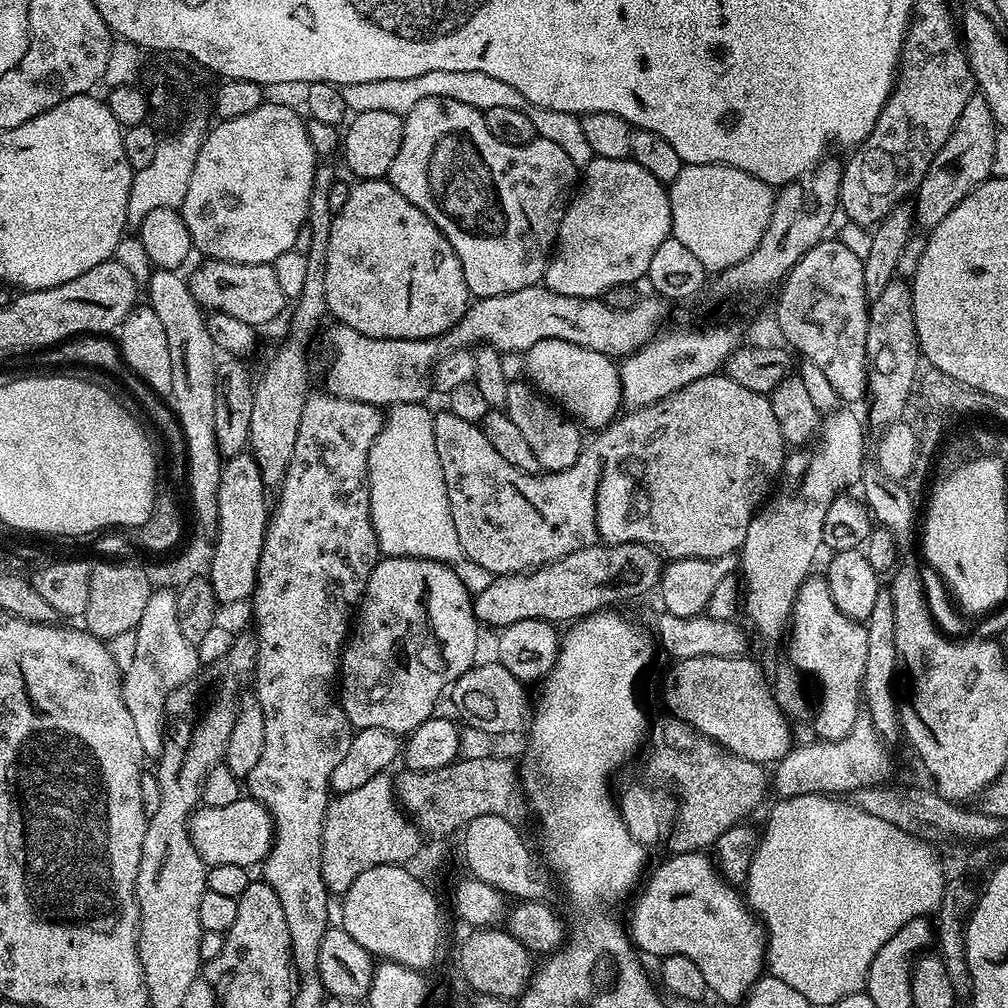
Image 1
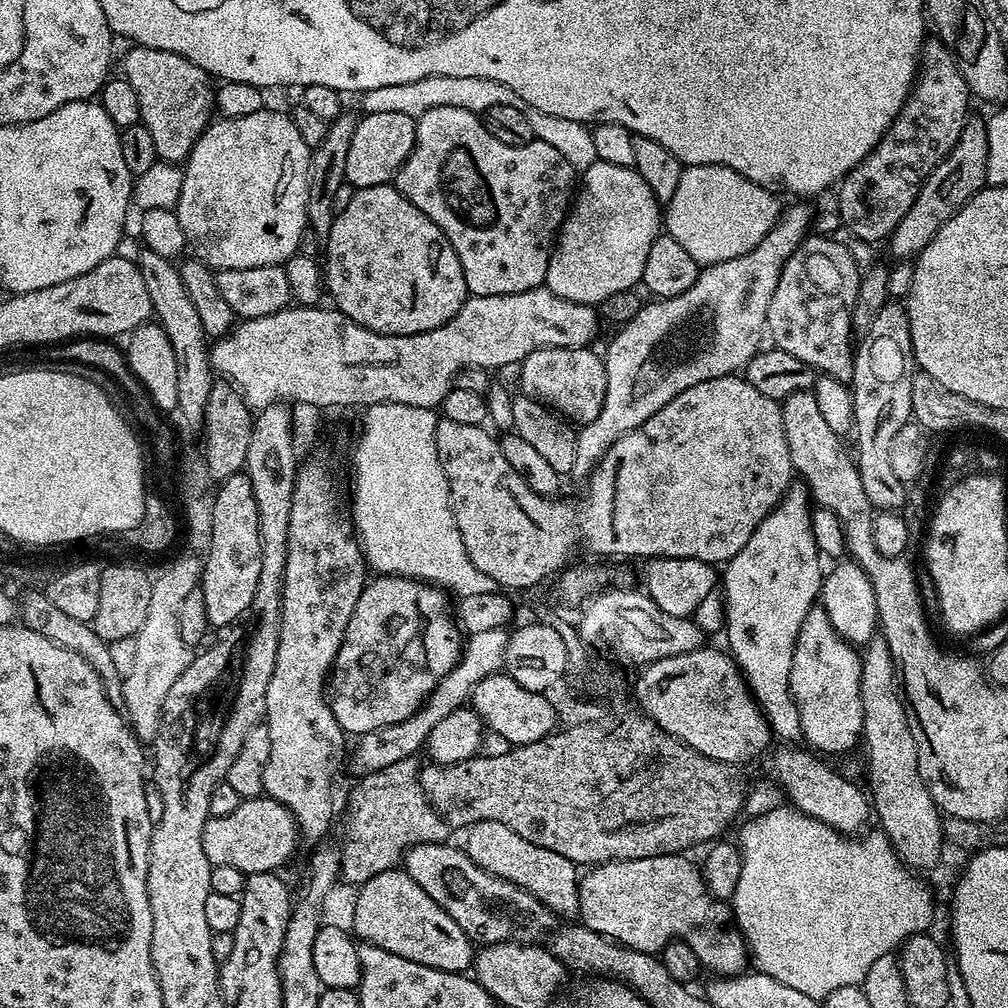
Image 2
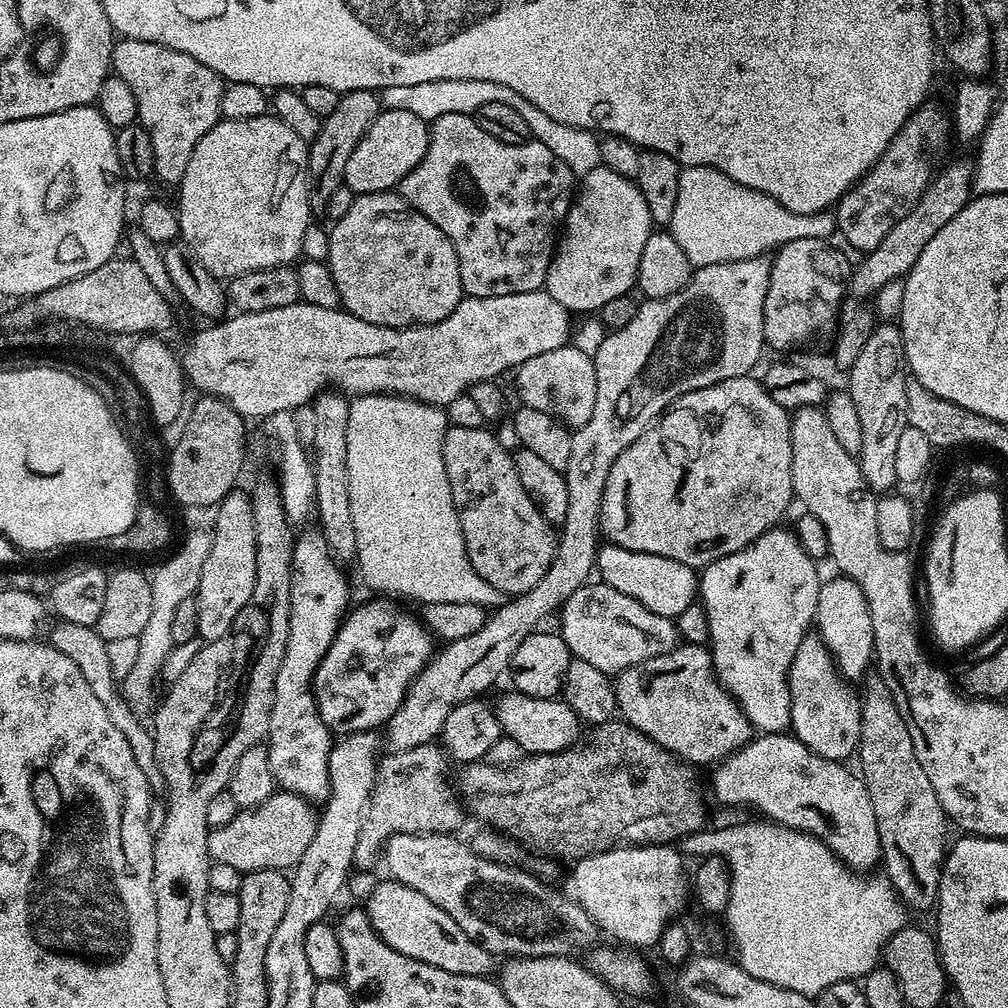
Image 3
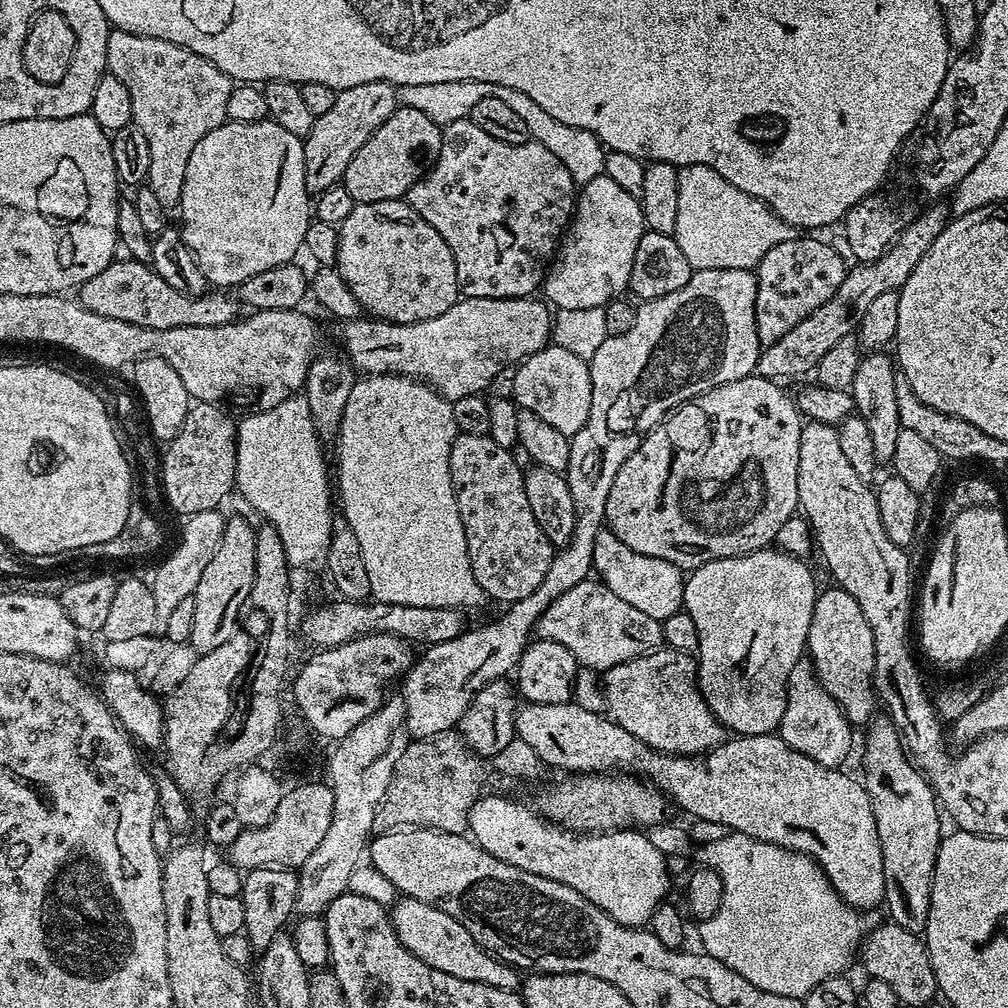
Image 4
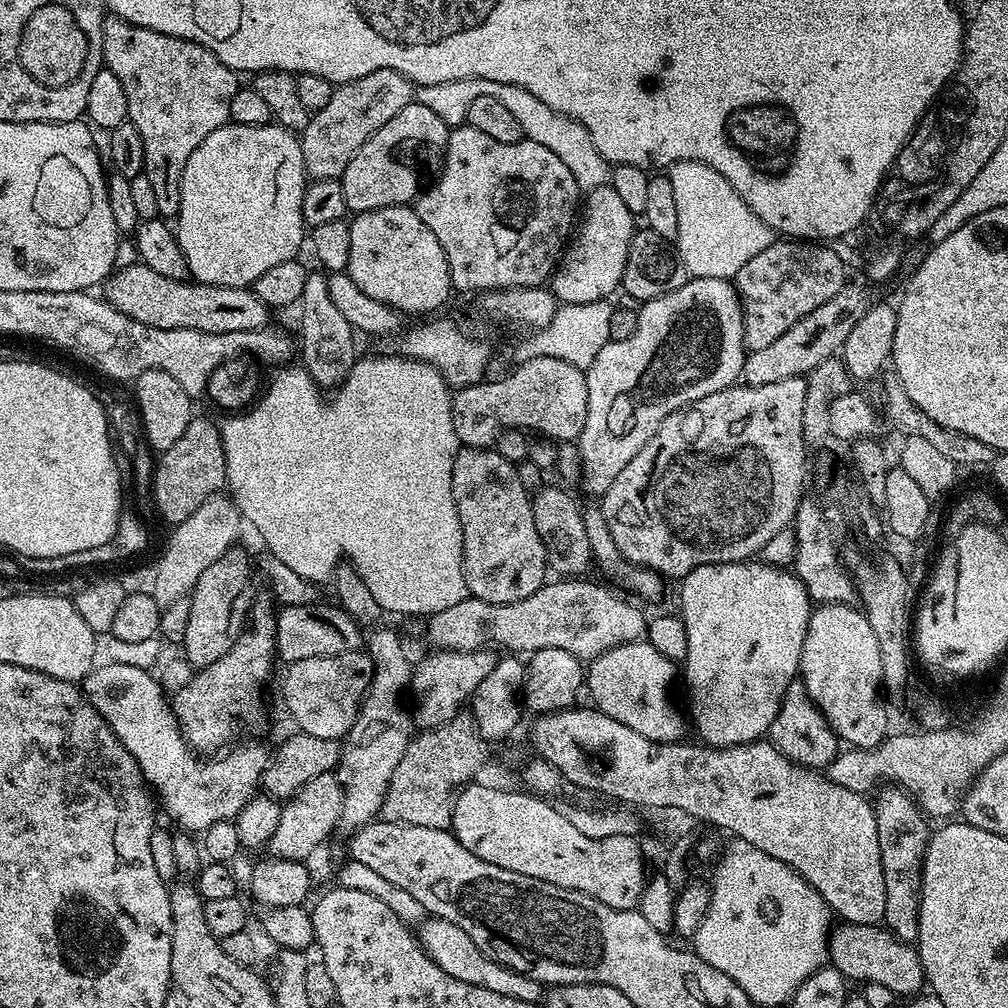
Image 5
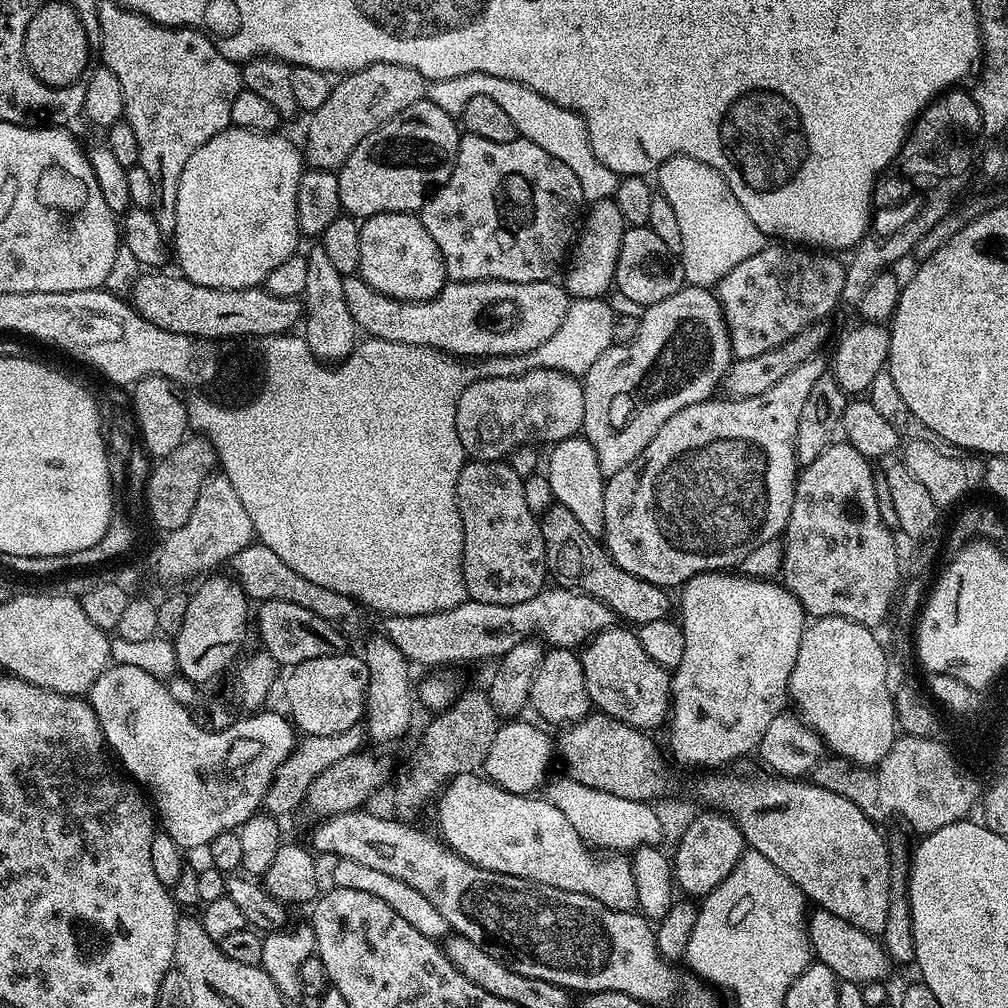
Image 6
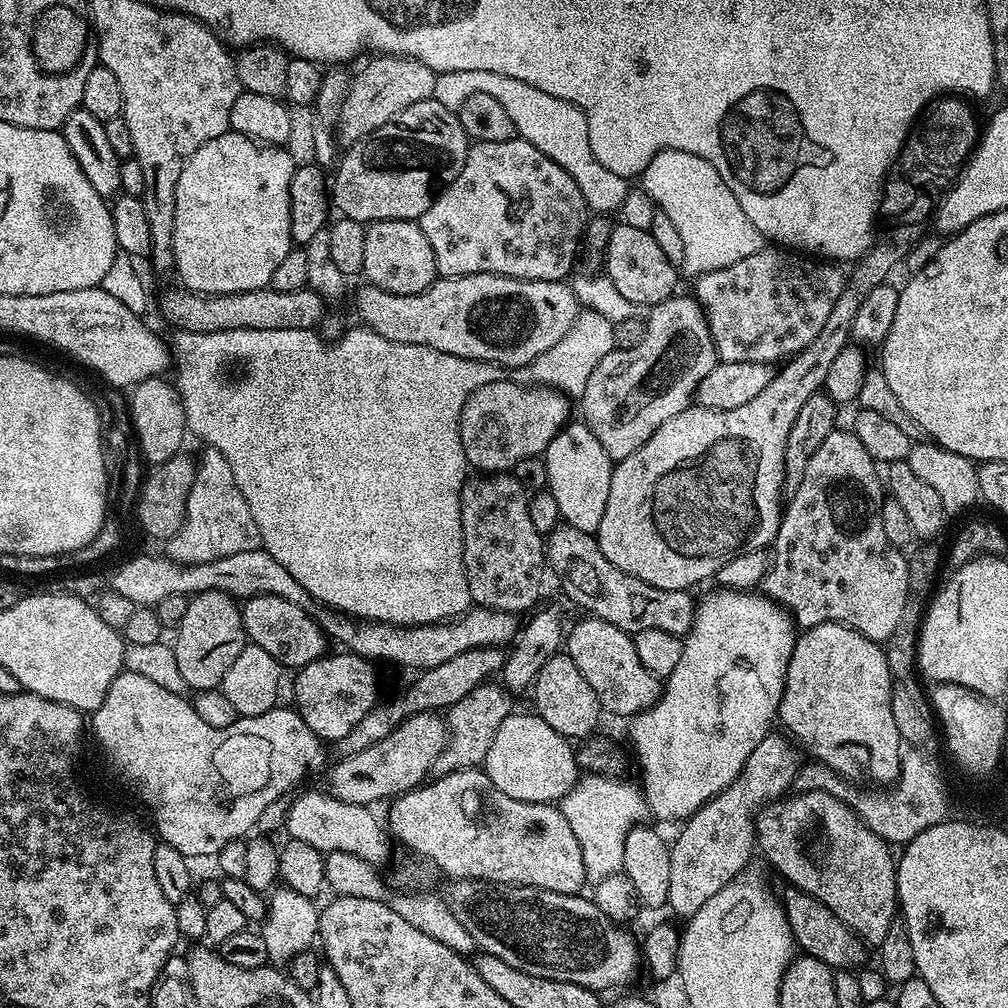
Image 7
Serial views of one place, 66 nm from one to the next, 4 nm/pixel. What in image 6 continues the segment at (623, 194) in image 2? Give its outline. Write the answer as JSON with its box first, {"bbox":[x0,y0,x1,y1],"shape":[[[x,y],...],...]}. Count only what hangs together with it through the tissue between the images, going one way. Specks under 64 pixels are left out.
{"bbox":[562,198,625,300],"shape":[[[609,198],[595,201],[587,209],[586,215],[582,220],[582,227],[575,237],[574,247],[570,252],[572,269],[569,270],[568,277],[562,280],[563,287],[569,297],[578,300],[594,298],[595,296],[603,297],[613,287],[616,279],[618,250],[624,237],[625,227],[622,210],[618,210],[615,199]]]}

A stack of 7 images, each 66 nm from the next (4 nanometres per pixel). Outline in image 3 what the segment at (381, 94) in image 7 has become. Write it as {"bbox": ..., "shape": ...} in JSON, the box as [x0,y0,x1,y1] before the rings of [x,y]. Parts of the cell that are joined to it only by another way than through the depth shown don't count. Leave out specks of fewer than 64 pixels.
{"bbox":[308,90,382,213],"shape":[[[358,90],[343,93],[333,112],[321,119],[318,134],[310,141],[308,150],[308,201],[313,213],[323,213],[326,202],[330,202],[334,190],[338,190],[338,186],[343,184],[346,161],[354,151],[354,146],[358,146],[362,134],[366,134],[370,122],[374,122],[380,111],[382,105],[375,91]]]}

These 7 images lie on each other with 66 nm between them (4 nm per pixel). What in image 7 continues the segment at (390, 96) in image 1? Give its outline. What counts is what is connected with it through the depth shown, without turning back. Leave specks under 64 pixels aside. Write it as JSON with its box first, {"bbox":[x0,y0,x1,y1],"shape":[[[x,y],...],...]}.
{"bbox":[433,70,630,214],"shape":[[[450,70],[441,72],[434,82],[433,100],[442,102],[446,110],[459,113],[462,102],[470,98],[470,94],[491,94],[506,110],[506,115],[514,121],[517,137],[542,150],[546,158],[558,162],[574,182],[578,182],[578,190],[582,190],[582,198],[589,209],[596,214],[615,213],[619,209],[622,198],[630,191],[630,184],[625,177],[610,174],[606,166],[594,158],[594,150],[590,150],[590,138],[586,130],[586,118],[576,104],[566,102],[562,98],[554,98],[554,94],[542,94],[542,90],[534,90],[534,86],[526,86],[526,82],[518,82],[518,78],[506,78],[502,74],[493,74],[490,70]]]}

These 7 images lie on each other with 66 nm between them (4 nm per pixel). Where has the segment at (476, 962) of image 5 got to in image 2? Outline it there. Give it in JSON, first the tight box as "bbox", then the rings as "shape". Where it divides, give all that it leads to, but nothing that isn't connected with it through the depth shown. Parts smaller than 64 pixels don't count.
{"bbox":[350,867,473,974],"shape":[[[394,867],[382,874],[374,874],[374,878],[359,885],[357,892],[360,893],[352,908],[350,928],[363,943],[390,950],[390,954],[398,954],[398,958],[410,958],[410,962],[443,972],[464,974],[473,967],[473,941],[407,872]]]}

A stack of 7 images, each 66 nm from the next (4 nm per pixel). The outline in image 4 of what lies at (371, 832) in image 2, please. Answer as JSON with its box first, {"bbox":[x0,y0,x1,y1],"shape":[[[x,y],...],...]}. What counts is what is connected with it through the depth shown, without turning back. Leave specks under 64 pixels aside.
{"bbox":[382,731,484,833],"shape":[[[455,731],[443,732],[442,734],[434,734],[430,738],[422,738],[421,740],[412,740],[405,746],[402,751],[402,756],[398,758],[398,762],[394,764],[392,771],[392,780],[389,782],[386,803],[383,805],[382,812],[388,815],[389,825],[392,826],[411,826],[413,828],[438,828],[441,832],[458,832],[463,833],[468,827],[468,812],[472,809],[473,804],[476,803],[478,797],[481,795],[480,783],[484,780],[484,768],[481,757],[477,756],[463,739]]]}

